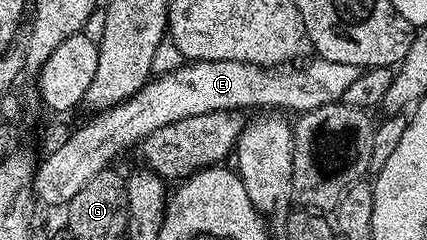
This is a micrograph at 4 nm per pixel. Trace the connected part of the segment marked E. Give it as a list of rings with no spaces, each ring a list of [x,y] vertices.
[[[319,57],[309,58],[299,65],[285,65],[275,69],[250,65],[242,61],[199,61],[181,65],[173,71],[159,74],[146,84],[141,91],[134,93],[124,103],[117,107],[111,107],[109,111],[101,111],[95,114],[89,123],[82,127],[76,127],[65,141],[62,149],[47,153],[39,160],[36,168],[36,177],[32,180],[32,189],[35,198],[41,204],[48,207],[63,208],[86,184],[98,177],[98,173],[109,170],[112,163],[123,151],[130,147],[135,148],[147,135],[154,133],[154,129],[162,129],[162,125],[174,125],[174,121],[183,121],[185,117],[198,117],[198,113],[210,113],[211,111],[239,111],[244,107],[260,107],[256,109],[279,109],[281,112],[296,111],[303,113],[313,111],[322,105],[341,102],[346,89],[353,81],[358,81],[361,68],[354,65],[341,65],[338,61],[326,61]]]

